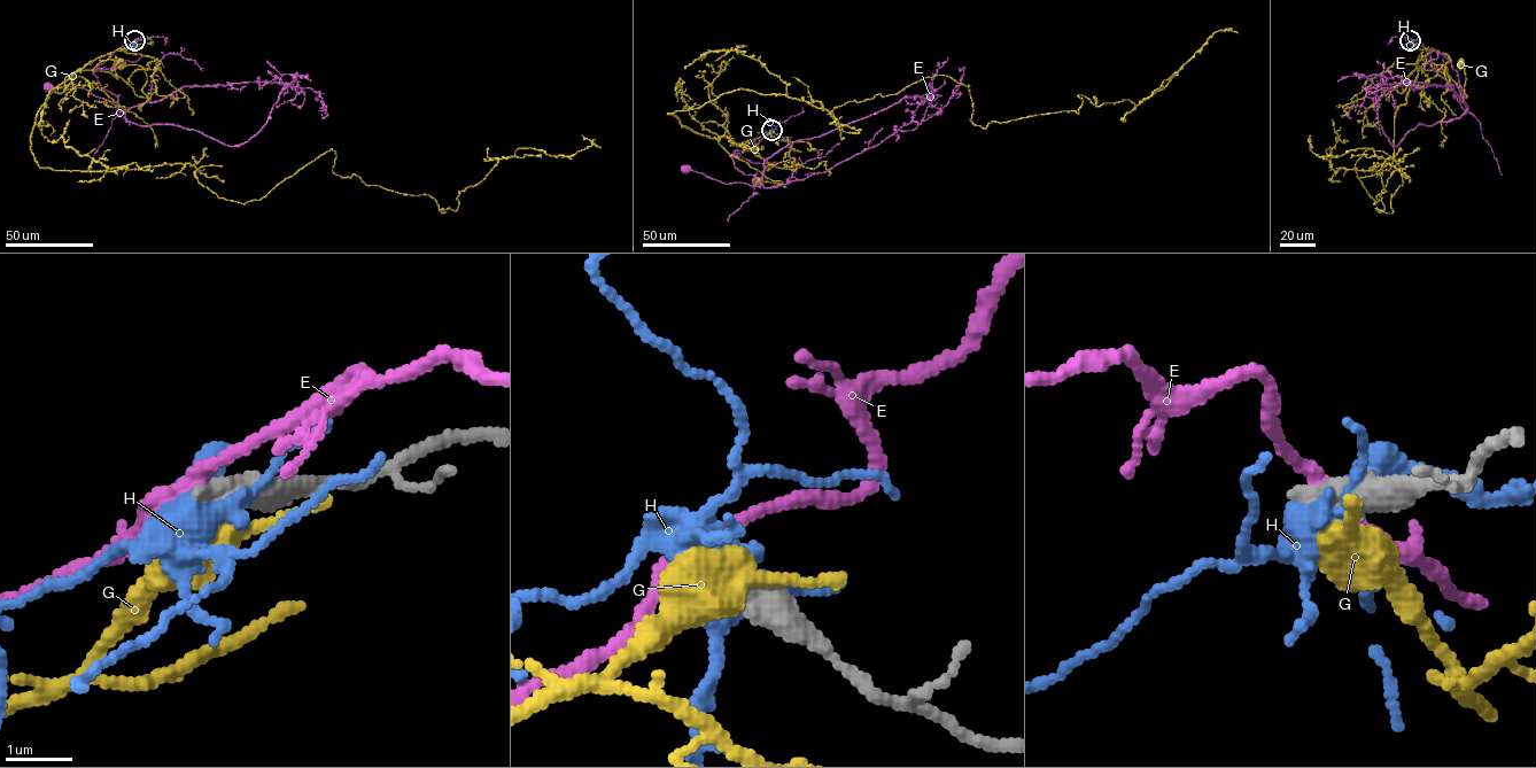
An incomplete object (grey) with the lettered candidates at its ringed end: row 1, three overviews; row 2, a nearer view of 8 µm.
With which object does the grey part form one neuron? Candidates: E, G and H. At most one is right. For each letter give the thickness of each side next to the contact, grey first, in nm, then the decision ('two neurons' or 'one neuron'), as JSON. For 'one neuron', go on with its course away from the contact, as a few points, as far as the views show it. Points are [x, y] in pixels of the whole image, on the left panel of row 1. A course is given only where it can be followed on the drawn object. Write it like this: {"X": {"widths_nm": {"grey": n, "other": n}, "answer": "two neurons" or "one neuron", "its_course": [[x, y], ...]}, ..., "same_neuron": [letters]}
{"E": {"widths_nm": {"grey": 440, "other": 240}, "answer": "two neurons"}, "G": {"widths_nm": {"grey": 340, "other": 400}, "answer": "two neurons"}, "H": {"widths_nm": {"grey": 600, "other": 440}, "answer": "two neurons"}, "same_neuron": []}

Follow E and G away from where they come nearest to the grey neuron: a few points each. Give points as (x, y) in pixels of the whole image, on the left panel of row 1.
E: (134, 40), (121, 46), (93, 71), (102, 87), (118, 98), (116, 109), (123, 113), (84, 88), (48, 86)
G: (134, 41), (80, 68), (111, 72), (137, 95), (148, 97), (142, 91), (145, 69), (121, 64)

